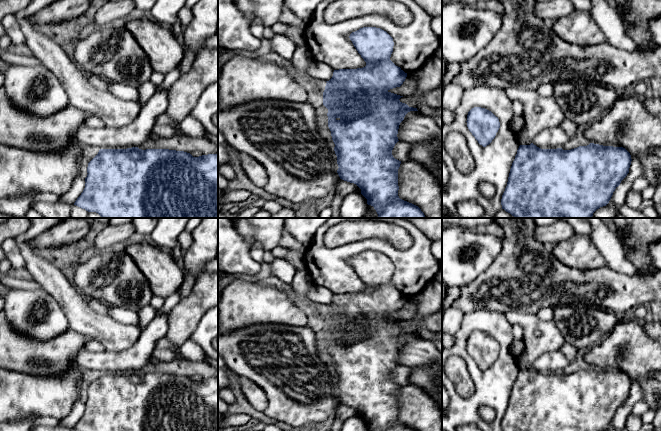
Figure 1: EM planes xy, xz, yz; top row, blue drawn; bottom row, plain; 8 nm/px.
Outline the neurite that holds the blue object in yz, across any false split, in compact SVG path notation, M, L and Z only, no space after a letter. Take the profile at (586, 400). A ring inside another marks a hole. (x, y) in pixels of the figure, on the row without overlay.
M560 351L539 356L530 369L520 369L512 387L502 431L603 431L629 397L631 379L623 371L590 367L571 374L561 371L570 360Z

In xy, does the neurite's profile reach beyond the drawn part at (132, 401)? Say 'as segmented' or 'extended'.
extended

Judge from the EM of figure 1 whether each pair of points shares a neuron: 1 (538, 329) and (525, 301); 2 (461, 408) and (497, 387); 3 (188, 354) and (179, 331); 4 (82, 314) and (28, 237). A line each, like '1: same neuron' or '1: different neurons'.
1: different neurons
2: same neuron
3: different neurons
4: same neuron

